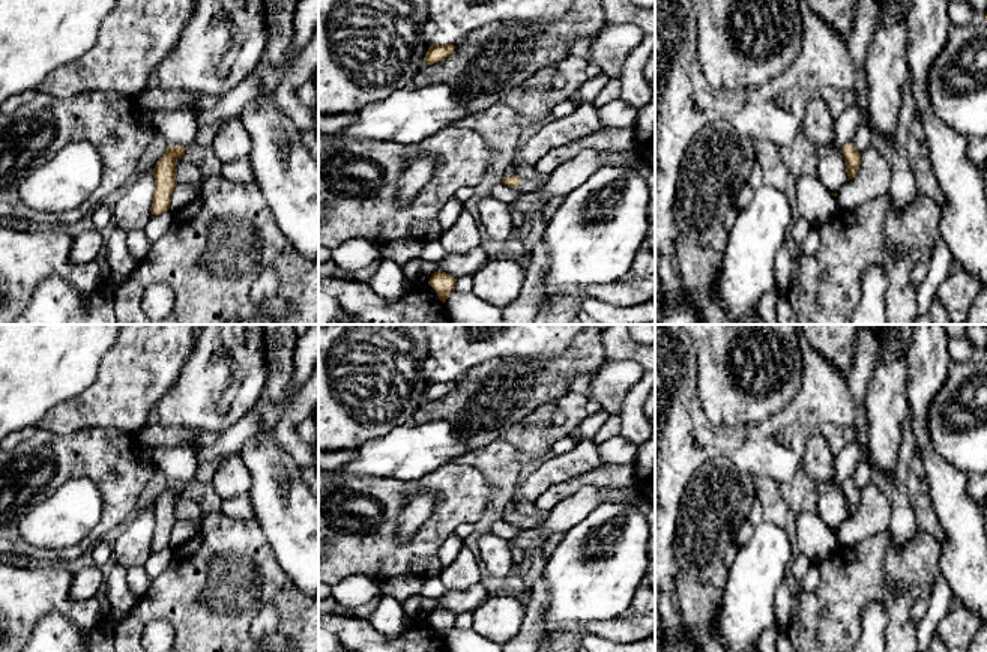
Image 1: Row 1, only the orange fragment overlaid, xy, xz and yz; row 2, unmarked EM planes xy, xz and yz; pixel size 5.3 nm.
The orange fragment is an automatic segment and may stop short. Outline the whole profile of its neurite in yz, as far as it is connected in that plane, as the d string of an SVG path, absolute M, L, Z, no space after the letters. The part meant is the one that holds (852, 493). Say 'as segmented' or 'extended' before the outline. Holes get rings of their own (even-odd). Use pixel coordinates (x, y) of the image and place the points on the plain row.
as segmented | M847 479L843 487L843 494L846 497L847 502L847 512L850 515L853 515L859 506L861 502L861 490L855 485L855 482L852 479Z

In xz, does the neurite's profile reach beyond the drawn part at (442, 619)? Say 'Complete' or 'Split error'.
Complete

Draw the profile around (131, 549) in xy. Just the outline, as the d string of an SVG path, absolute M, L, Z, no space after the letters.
M153 506L131 518L116 539L111 559L125 569L143 566L152 553L150 544L155 530Z

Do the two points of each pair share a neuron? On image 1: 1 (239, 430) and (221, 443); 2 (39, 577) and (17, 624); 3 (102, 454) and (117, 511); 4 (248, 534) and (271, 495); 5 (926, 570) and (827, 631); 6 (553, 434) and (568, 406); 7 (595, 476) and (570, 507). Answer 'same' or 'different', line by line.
1: same
2: same
3: same
4: different
5: same
6: same
7: different

